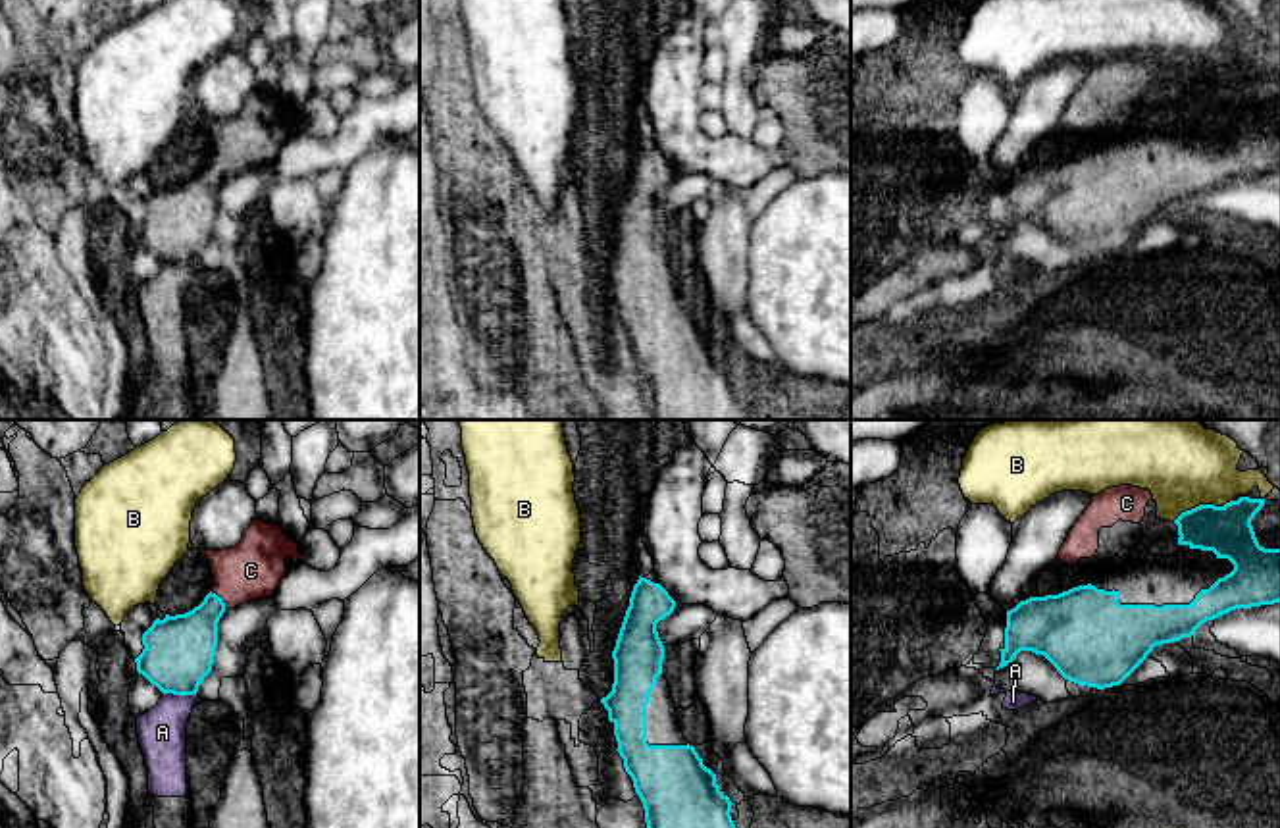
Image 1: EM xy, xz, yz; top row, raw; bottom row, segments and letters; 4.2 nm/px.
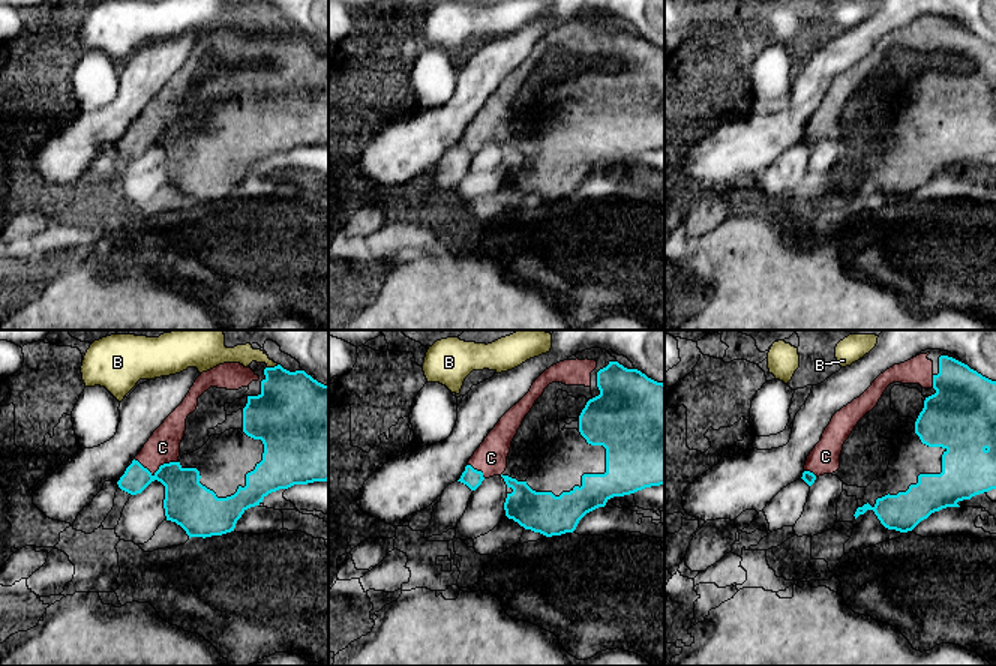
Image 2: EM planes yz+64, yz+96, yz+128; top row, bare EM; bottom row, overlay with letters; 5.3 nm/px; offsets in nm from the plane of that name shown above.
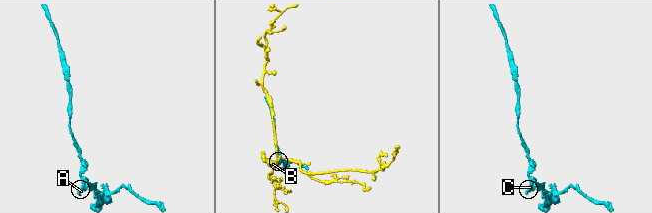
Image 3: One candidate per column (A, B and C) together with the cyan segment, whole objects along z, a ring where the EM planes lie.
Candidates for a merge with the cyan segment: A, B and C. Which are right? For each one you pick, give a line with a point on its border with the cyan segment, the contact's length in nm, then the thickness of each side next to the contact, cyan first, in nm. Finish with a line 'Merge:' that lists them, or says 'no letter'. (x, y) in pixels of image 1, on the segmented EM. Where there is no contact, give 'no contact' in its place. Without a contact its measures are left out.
C: xy (222, 599) | 100 nm | 260/240 nm
Merge: C

